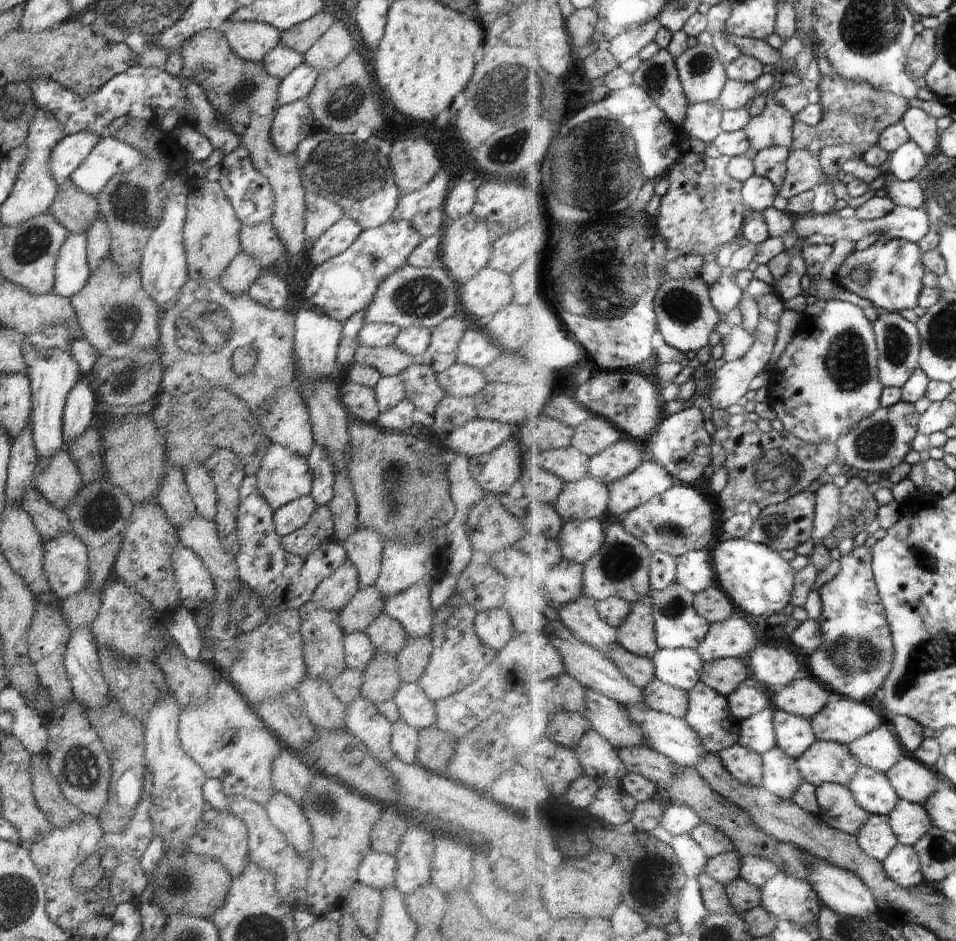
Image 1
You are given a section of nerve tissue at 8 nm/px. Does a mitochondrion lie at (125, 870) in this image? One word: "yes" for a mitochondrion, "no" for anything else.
no

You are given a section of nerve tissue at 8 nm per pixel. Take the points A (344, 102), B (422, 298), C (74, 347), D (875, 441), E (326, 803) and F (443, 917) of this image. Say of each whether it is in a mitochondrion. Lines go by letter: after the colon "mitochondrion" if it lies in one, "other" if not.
A: mitochondrion
B: mitochondrion
C: other
D: mitochondrion
E: mitochondrion
F: other

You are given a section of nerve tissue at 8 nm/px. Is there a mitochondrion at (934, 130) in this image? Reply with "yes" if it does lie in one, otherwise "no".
no

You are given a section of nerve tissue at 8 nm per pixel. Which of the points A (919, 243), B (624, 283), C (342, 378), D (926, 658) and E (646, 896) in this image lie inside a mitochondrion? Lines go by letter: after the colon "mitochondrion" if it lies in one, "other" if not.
A: other
B: mitochondrion
C: other
D: mitochondrion
E: mitochondrion

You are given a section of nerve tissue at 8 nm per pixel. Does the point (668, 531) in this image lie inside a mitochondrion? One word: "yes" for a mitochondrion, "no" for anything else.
yes

